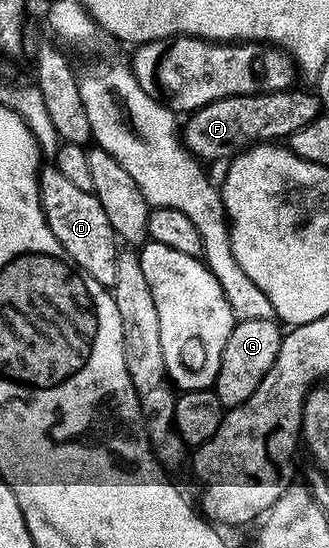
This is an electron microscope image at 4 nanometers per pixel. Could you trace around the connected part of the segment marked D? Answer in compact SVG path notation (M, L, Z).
M41 168L38 173L40 182L40 209L44 213L54 239L70 255L70 259L86 275L90 275L98 284L110 287L116 278L116 254L118 238L102 211L102 203L87 188L79 189L70 178L56 169Z

